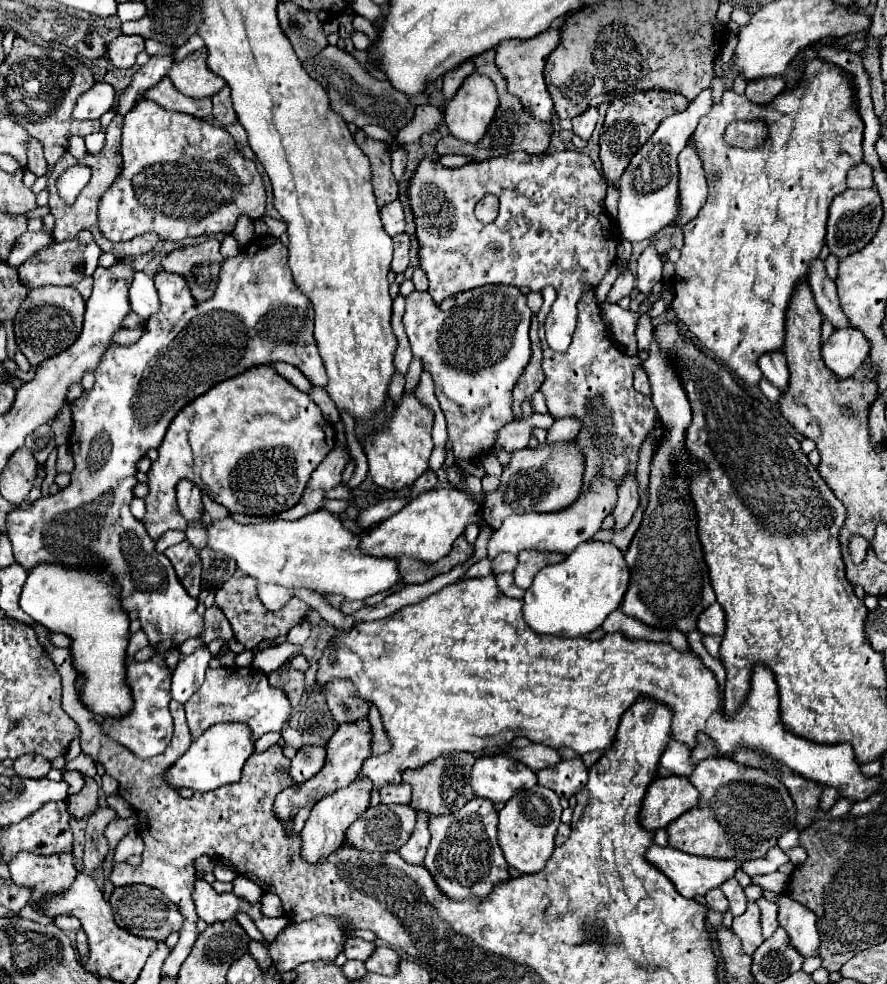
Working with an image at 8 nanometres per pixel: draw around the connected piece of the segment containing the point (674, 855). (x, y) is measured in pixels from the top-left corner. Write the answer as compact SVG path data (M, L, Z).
M653 844L649 848L649 854L647 854L647 860L651 864L655 864L661 872L665 872L665 876L675 884L677 892L685 898L695 898L697 894L705 894L707 890L711 888L717 888L721 886L725 880L733 878L735 876L735 870L737 870L737 862L735 860L717 860L717 858L701 858L701 856L693 856L693 854L687 854L687 852L681 852L677 848L671 848L671 846L657 846Z

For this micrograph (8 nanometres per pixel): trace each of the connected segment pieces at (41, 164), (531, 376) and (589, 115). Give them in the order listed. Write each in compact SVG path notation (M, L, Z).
M31 140L29 142L27 154L29 154L27 170L31 170L37 176L43 176L45 174L45 158L43 158L43 152L41 152L41 144L37 140Z
M537 316L531 318L531 330L529 330L529 336L531 336L531 362L529 366L525 368L523 376L519 378L515 390L513 390L513 408L515 408L515 418L521 416L521 402L525 398L529 398L533 392L539 390L539 386L543 384L545 376L543 376L543 370L541 370L541 360L543 360L543 352L541 352L541 342L539 342L539 336L537 336Z
M589 108L587 112L583 112L581 116L573 118L573 132L577 136L581 136L583 140L589 140L591 134L593 134L593 128L595 128L595 122L597 122L597 108Z

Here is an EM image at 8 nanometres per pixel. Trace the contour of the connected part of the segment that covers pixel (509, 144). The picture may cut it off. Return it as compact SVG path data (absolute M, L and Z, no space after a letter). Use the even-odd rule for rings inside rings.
M491 48L489 52L483 52L481 56L475 56L473 58L473 62L477 66L477 72L489 76L495 82L497 92L499 92L499 106L497 106L493 124L489 124L489 130L487 130L485 138L481 142L475 142L475 144L461 142L461 140L457 140L453 136L441 138L435 144L435 150L437 150L439 156L443 156L443 154L463 154L463 156L471 156L473 162L481 162L481 160L487 160L487 158L493 158L493 156L505 156L505 154L519 152L519 150L521 152L527 152L527 154L545 154L547 152L549 142L551 142L551 134L553 134L553 124L533 118L525 110L525 106L521 104L521 100L517 100L517 96L513 96L513 94L507 92L505 76L501 76L501 70L497 68L493 56L495 56L495 48Z

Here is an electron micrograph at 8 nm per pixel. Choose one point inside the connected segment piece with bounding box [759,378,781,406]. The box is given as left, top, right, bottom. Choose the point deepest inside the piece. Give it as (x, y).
(767, 388)

